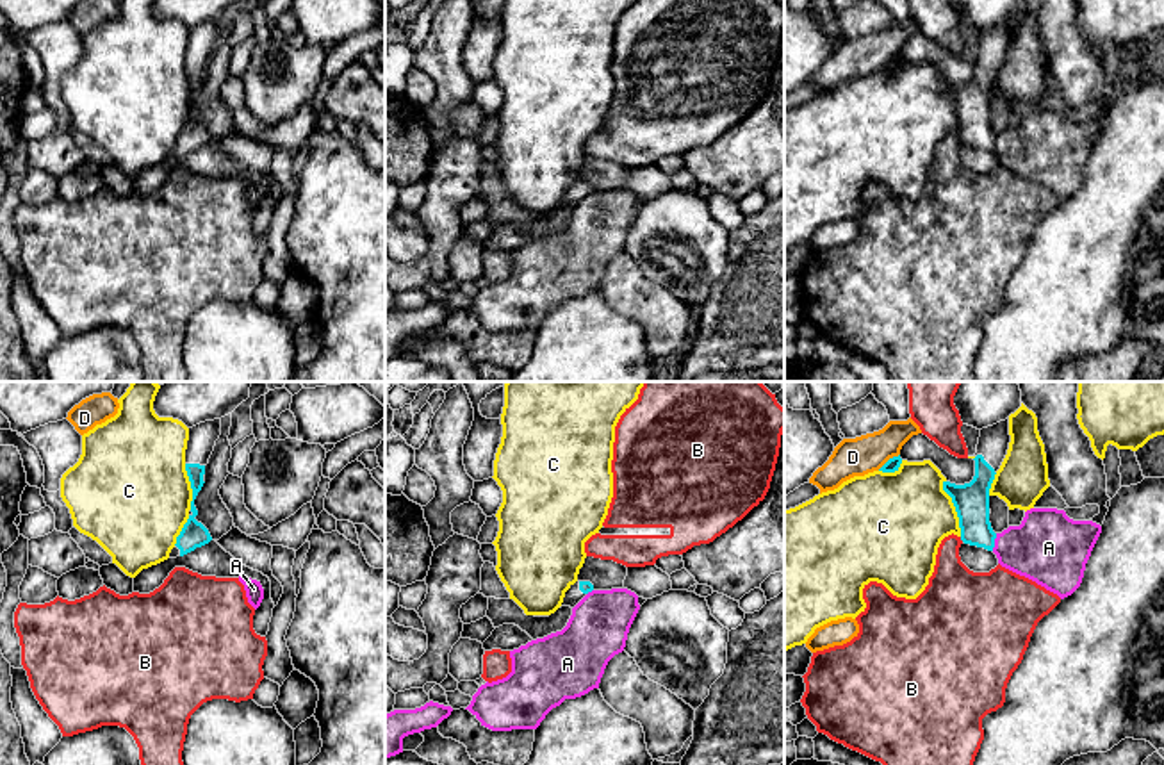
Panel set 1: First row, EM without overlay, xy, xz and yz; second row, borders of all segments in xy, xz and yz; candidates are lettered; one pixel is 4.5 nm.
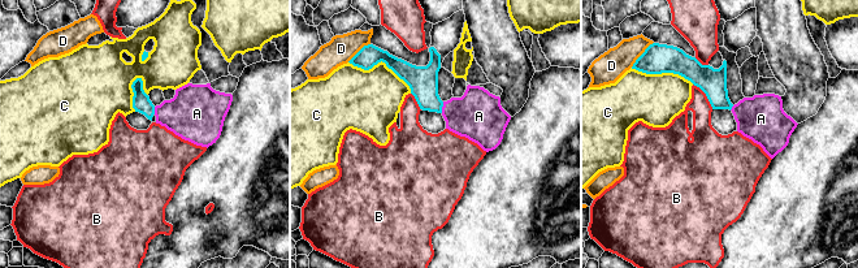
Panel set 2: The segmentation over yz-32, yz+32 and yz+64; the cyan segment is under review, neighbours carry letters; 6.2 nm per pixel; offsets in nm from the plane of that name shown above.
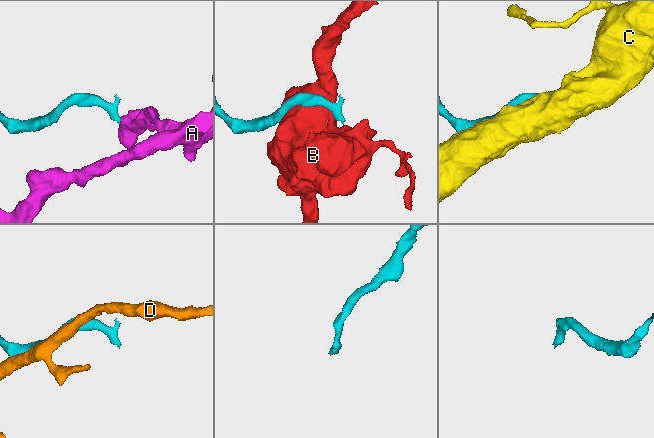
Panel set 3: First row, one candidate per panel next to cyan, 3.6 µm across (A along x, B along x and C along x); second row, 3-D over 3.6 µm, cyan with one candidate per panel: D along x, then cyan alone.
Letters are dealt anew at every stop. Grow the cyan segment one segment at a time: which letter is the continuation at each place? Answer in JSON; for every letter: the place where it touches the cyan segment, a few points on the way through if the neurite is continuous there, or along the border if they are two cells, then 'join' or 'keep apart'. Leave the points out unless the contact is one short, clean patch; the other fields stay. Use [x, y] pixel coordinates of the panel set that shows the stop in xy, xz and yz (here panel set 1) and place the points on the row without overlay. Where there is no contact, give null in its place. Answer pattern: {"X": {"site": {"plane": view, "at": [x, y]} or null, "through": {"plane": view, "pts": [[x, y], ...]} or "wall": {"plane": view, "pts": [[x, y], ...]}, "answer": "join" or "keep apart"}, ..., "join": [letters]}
{"A": {"site": {"plane": "yz", "at": [993, 143]}, "answer": "keep apart"}, "B": {"site": {"plane": "yz", "at": [961, 139]}, "answer": "keep apart"}, "C": {"site": {"plane": "yz", "at": [956, 109]}, "answer": "keep apart"}, "D": {"site": {"plane": "yz", "at": [890, 59]}, "answer": "keep apart"}, "join": []}

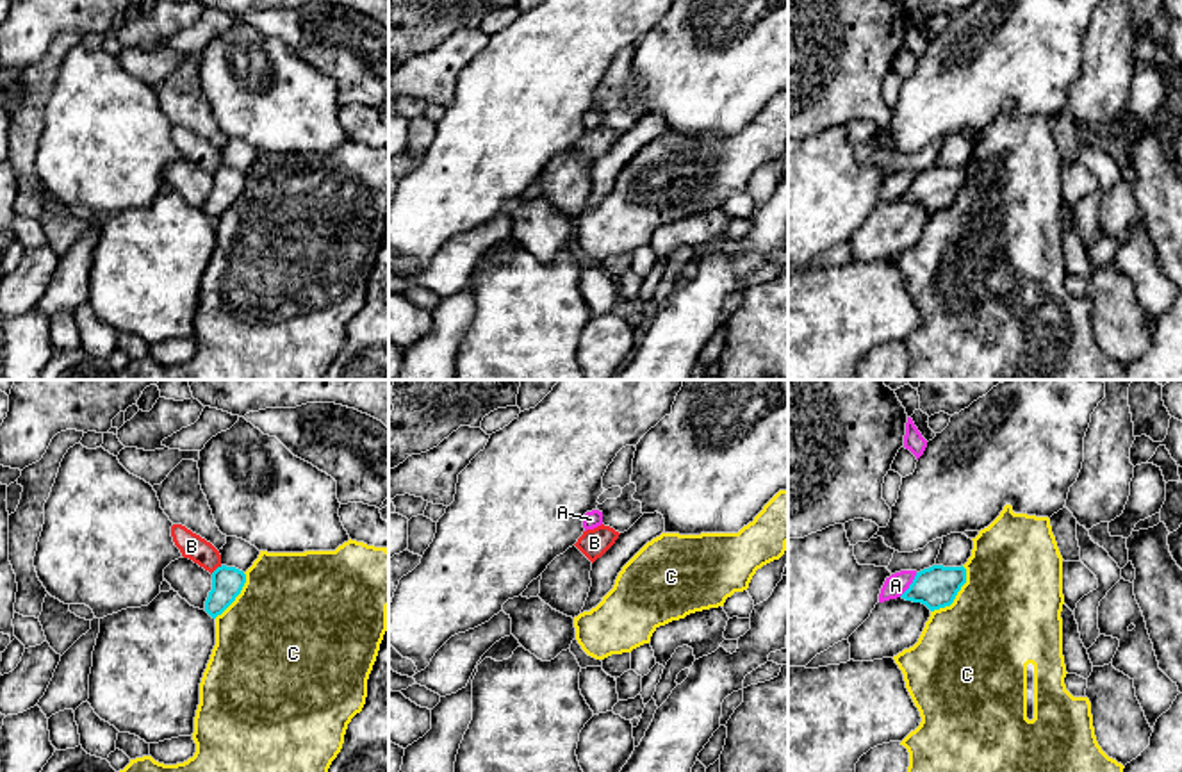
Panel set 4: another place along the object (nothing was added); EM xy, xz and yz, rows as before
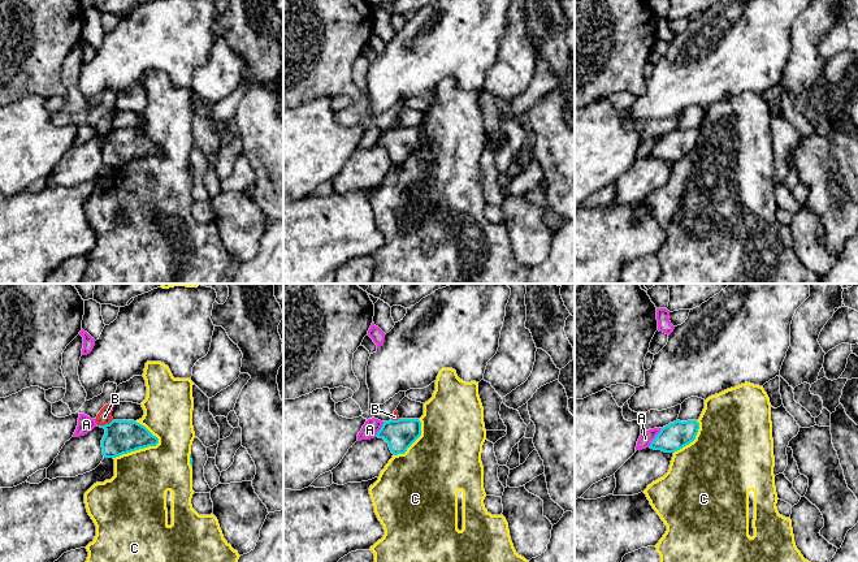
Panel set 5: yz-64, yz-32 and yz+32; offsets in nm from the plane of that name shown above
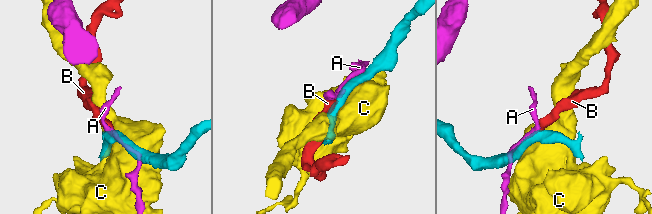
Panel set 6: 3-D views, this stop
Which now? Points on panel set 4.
{"A": {"site": {"plane": "yz", "at": [910, 186]}, "answer": "keep apart"}, "B": {"site": {"plane": "xy", "at": [218, 168]}, "wall": {"plane": "xy", "pts": [[221, 166], [211, 173]]}, "answer": "keep apart"}, "C": {"site": {"plane": "yz", "at": [956, 195]}, "answer": "keep apart"}, "join": []}

